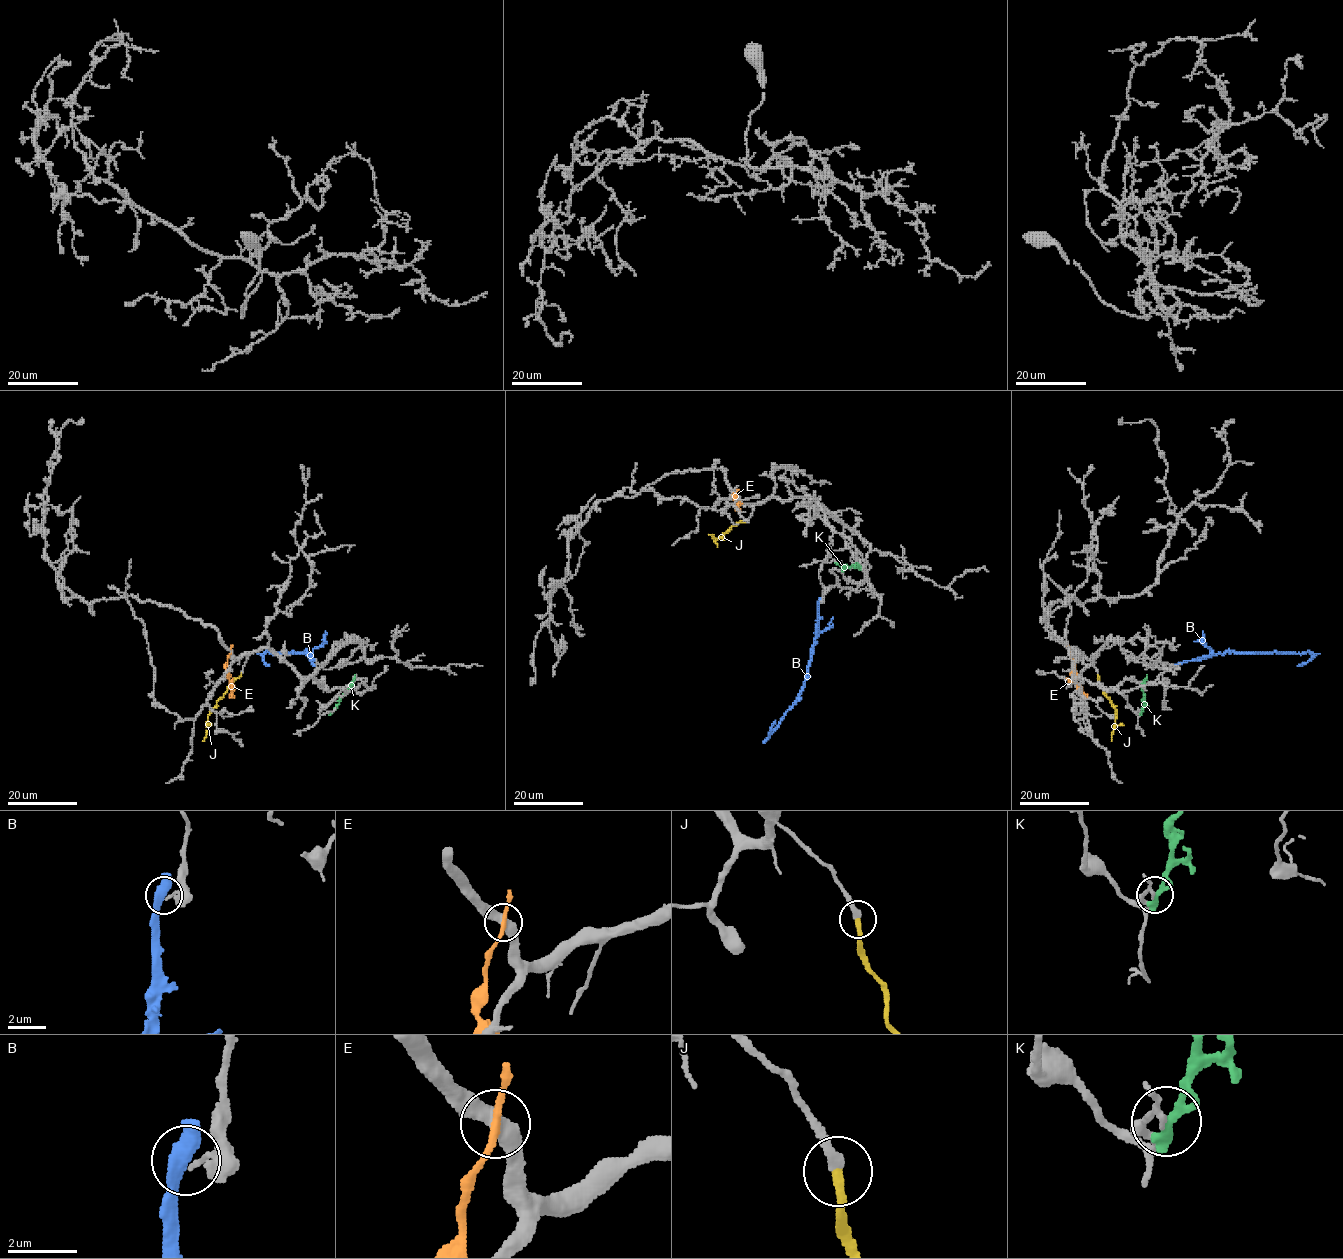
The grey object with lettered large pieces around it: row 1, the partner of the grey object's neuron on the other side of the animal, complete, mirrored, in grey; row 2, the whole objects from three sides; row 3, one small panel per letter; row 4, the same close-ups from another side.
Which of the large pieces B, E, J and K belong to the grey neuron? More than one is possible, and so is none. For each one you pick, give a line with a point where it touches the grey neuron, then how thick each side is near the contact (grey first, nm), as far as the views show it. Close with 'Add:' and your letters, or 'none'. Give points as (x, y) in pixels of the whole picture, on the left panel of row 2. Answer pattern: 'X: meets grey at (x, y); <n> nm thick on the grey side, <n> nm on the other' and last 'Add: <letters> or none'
J: meets grey at (241, 673); 240 nm thick on the grey side, 240 nm on the other
Add: J

